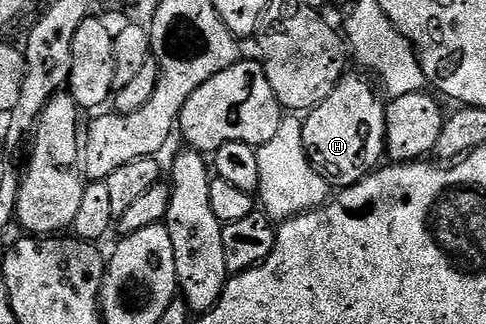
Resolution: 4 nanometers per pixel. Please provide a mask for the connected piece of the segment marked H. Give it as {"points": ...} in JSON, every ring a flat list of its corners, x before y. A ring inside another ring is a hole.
{"points":[[350,72,313,109,308,110,301,141,305,144,304,156,323,174,326,182,336,177,353,177,364,181,382,164,381,156,387,153,385,144,385,111,368,76],[365,76,365,77,360,77],[381,161,381,162,380,162]]}

